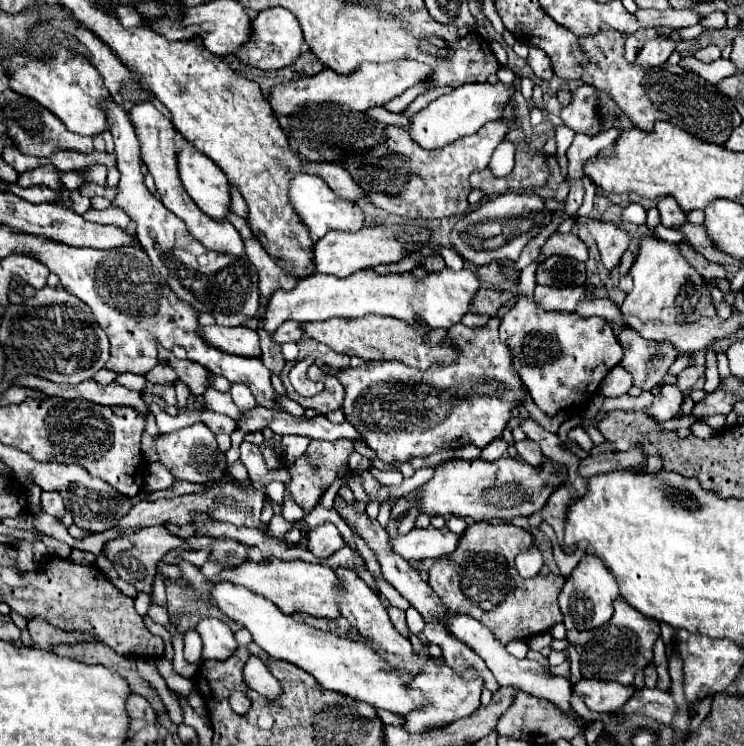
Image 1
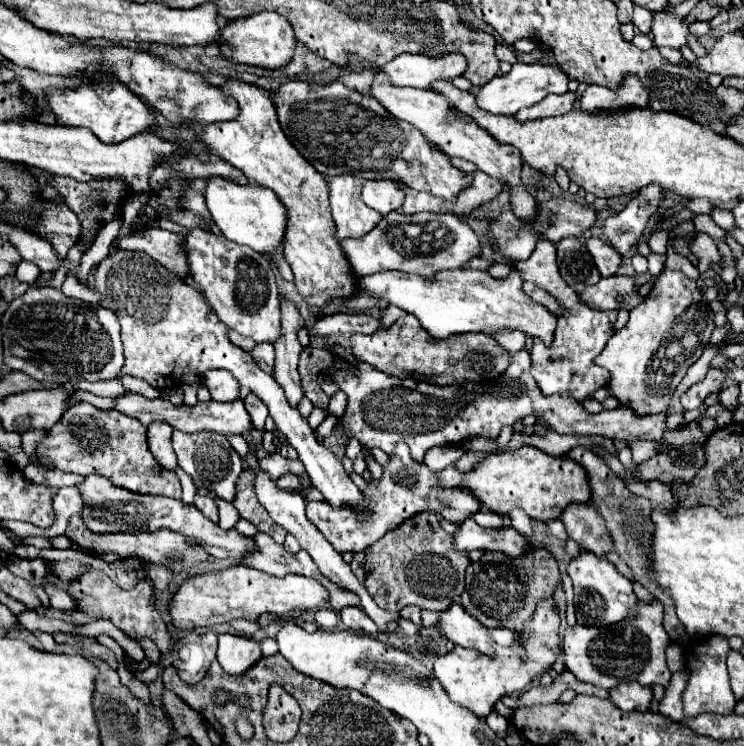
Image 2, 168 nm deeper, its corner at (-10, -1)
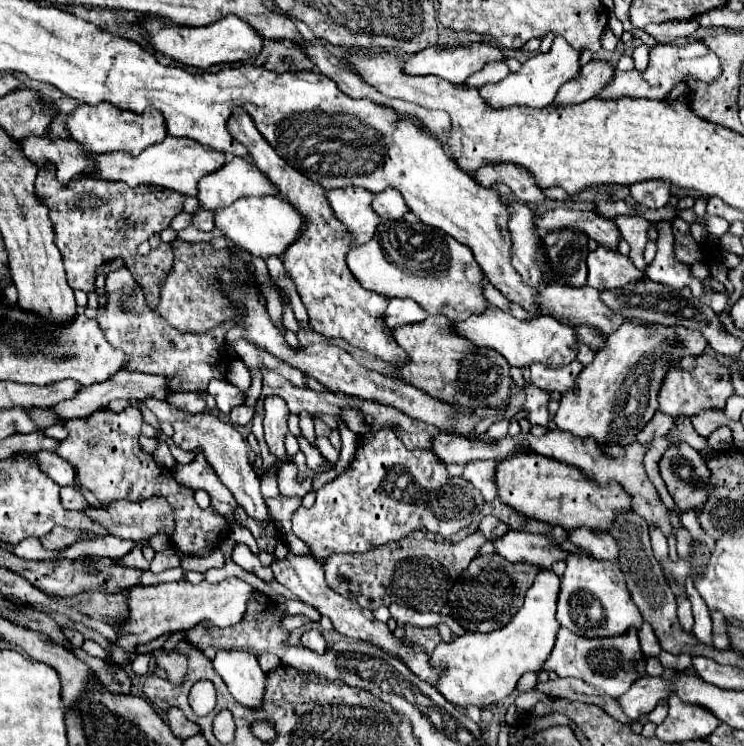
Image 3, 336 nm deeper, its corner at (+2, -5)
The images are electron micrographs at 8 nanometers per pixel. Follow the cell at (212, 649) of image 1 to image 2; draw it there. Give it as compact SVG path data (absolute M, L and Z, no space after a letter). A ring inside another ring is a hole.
M218 634L218 662L228 674L244 674L252 662L262 658L260 644L246 636Z

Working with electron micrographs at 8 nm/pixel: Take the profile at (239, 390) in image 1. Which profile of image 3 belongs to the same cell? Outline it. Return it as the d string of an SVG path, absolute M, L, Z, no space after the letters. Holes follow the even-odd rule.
M246 404L236 406L236 408L232 408L232 412L230 412L232 424L240 424L240 426L248 424L248 422L252 420L252 416L254 416L254 408L252 408L252 406L246 406Z

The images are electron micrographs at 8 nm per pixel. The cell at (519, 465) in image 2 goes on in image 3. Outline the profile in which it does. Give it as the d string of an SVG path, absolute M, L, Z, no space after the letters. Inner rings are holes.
M532 452L504 458L496 468L496 486L500 500L512 506L516 512L550 522L552 526L558 524L566 530L588 526L588 530L608 532L612 518L620 514L620 510L632 510L632 500L616 482L600 486L594 478L586 478L586 474L576 466Z

